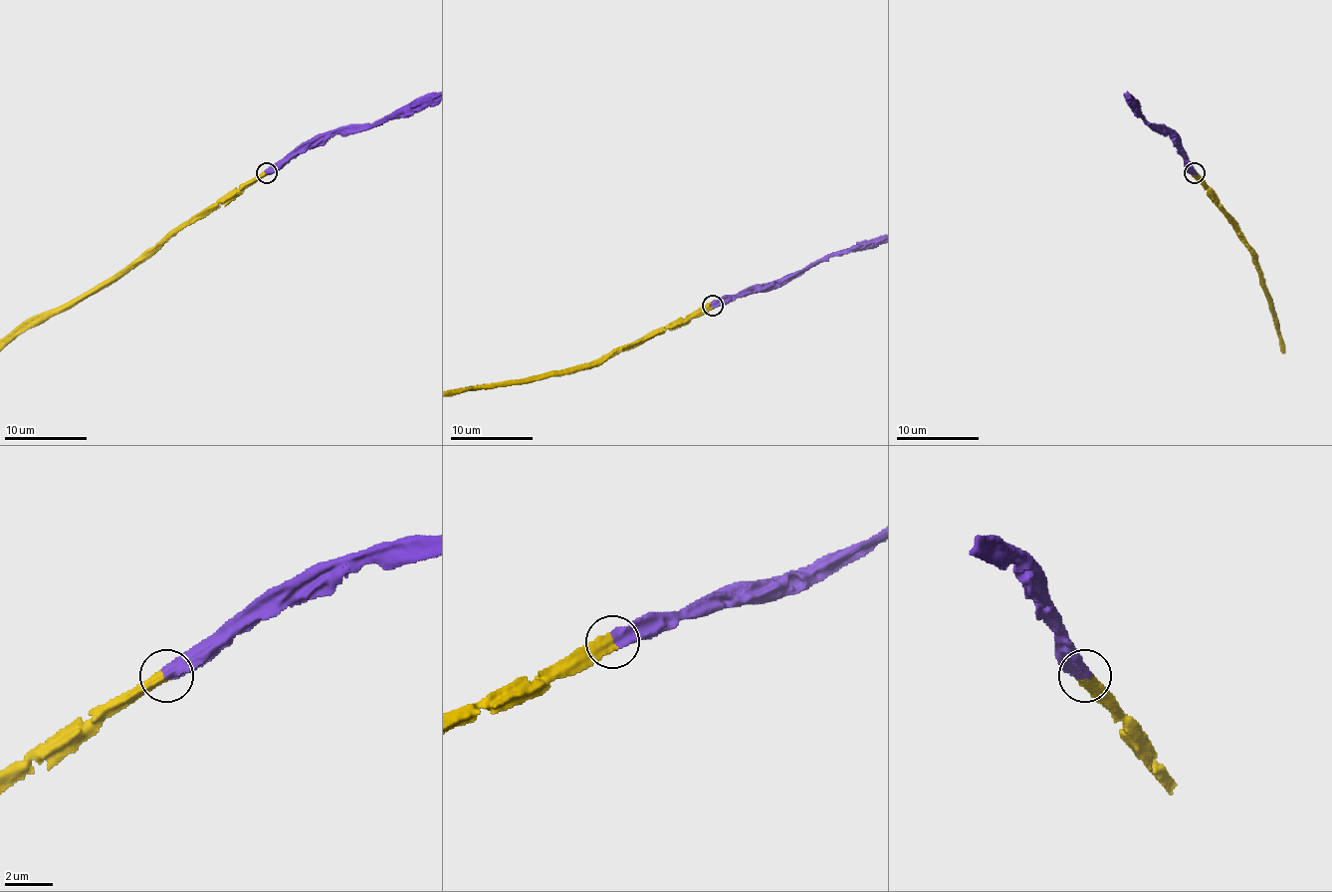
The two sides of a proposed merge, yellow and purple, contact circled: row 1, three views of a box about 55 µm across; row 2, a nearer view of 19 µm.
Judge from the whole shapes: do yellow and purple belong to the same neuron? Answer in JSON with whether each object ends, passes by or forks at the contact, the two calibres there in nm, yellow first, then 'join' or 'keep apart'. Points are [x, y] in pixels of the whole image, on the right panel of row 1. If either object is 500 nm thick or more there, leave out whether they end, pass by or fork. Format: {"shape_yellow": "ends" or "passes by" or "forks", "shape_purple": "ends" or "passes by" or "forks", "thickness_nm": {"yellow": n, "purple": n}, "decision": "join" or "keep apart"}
{"thickness_nm": {"yellow": 480, "purple": 550}, "decision": "join"}

